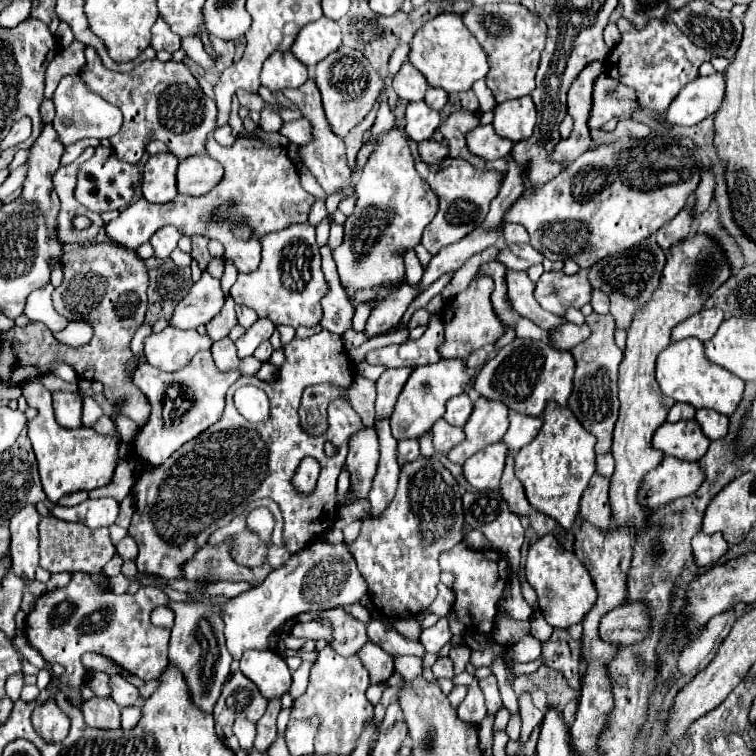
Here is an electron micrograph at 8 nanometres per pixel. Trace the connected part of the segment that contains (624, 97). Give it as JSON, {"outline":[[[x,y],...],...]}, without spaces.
{"outline":[[[601,73],[593,83],[593,99],[591,99],[591,117],[587,121],[589,129],[603,127],[611,117],[631,119],[637,111],[635,93],[627,89],[621,81]]]}

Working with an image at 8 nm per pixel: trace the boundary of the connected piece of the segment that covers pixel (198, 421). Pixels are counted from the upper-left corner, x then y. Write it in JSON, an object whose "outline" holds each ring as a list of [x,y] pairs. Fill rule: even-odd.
{"outline":[[[211,351],[195,353],[189,365],[175,373],[163,372],[146,362],[140,363],[133,379],[151,401],[153,411],[147,425],[143,425],[135,437],[135,455],[151,461],[153,465],[161,465],[163,461],[167,461],[167,457],[171,457],[171,453],[177,451],[183,443],[191,441],[201,431],[221,419],[225,407],[225,393],[239,377],[241,375],[237,371],[219,371],[215,367]]]}

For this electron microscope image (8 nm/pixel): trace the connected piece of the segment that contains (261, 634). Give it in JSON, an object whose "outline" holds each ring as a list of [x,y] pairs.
{"outline":[[[317,541],[311,547],[295,553],[285,567],[271,571],[271,575],[251,591],[233,597],[223,605],[225,639],[233,659],[239,659],[247,649],[269,649],[269,637],[289,619],[303,611],[321,613],[343,607],[361,599],[367,593],[367,583],[357,571],[355,559],[345,543],[331,545]]]}

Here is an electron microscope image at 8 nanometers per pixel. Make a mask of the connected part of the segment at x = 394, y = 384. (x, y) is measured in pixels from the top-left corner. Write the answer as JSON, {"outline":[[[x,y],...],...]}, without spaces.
{"outline":[[[399,367],[399,369],[387,369],[379,379],[377,379],[377,419],[379,417],[389,417],[391,409],[395,407],[395,401],[405,385],[405,381],[411,375],[411,367]]]}

